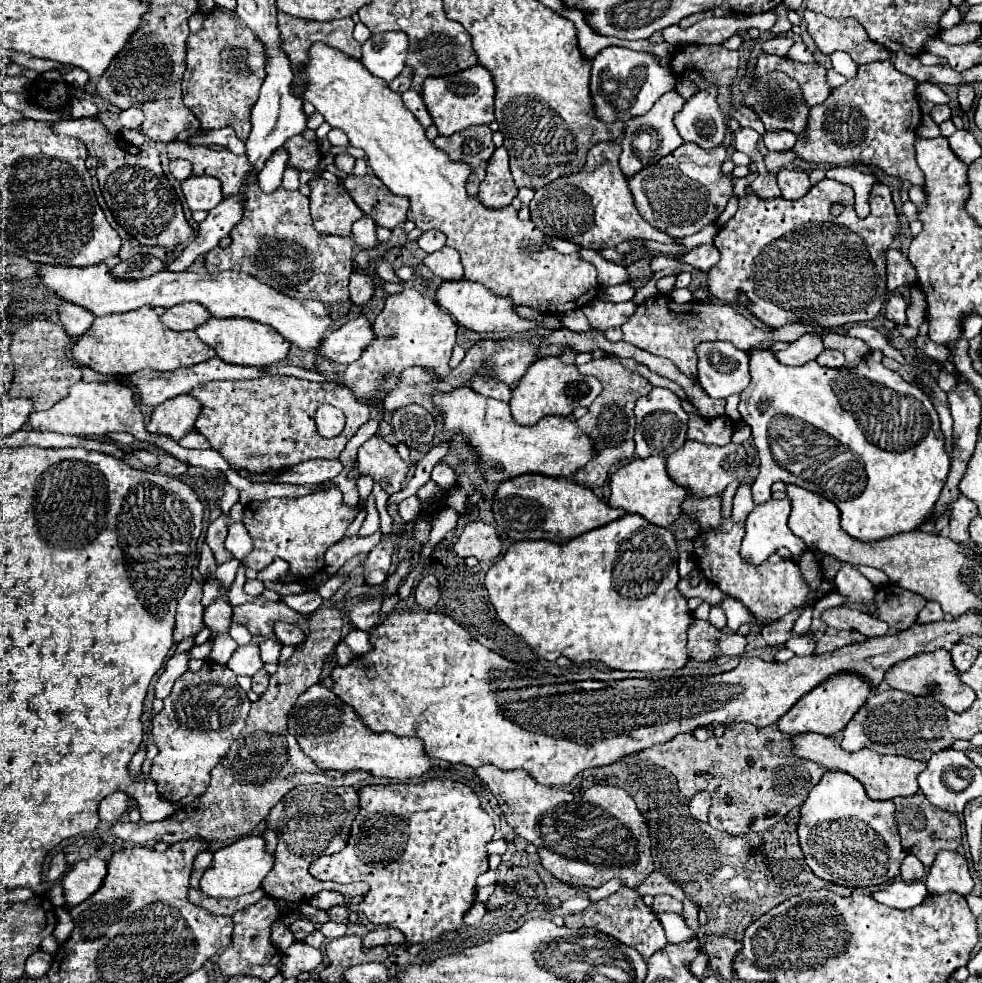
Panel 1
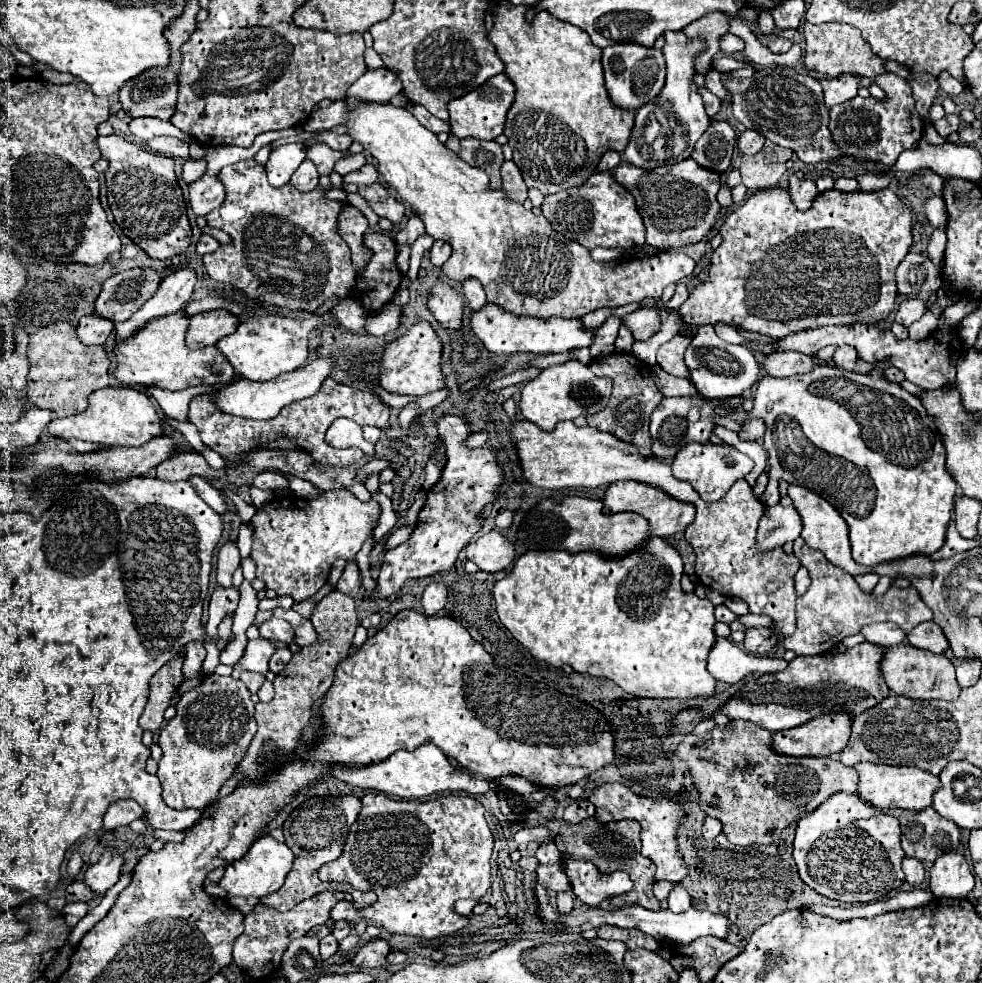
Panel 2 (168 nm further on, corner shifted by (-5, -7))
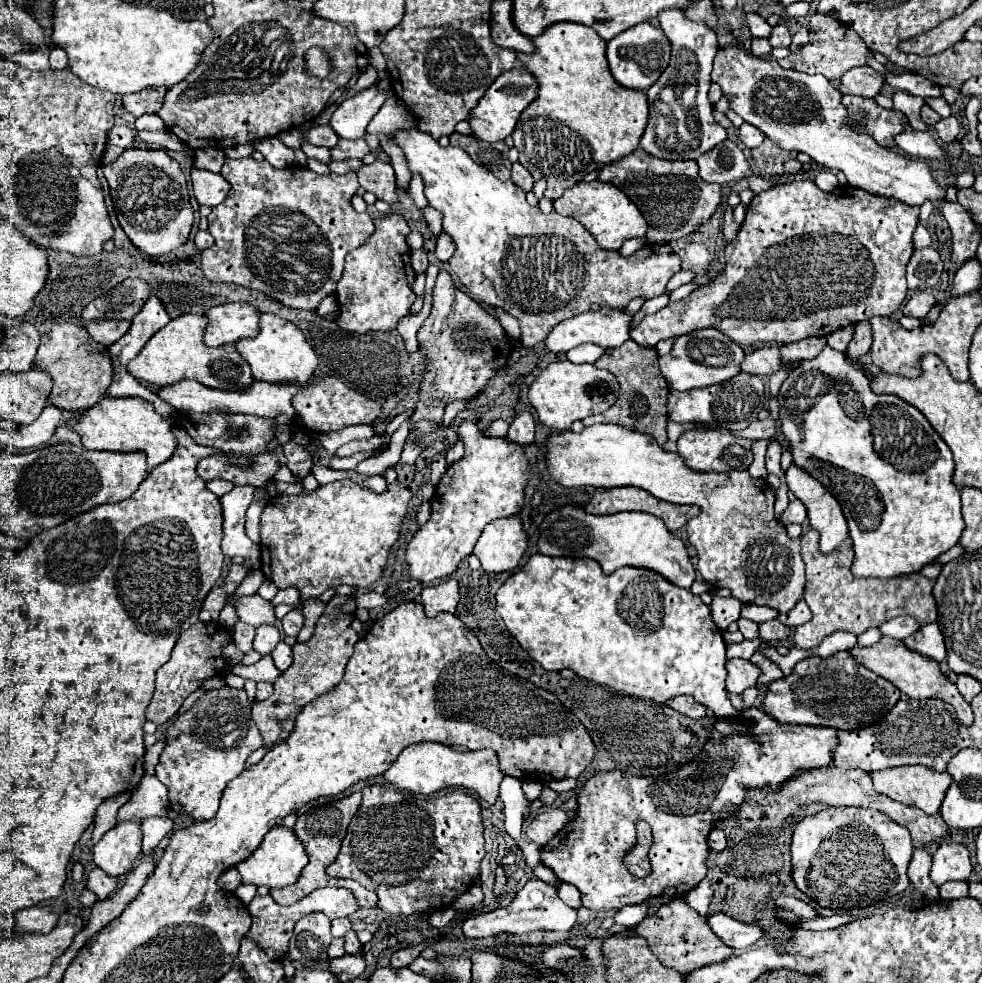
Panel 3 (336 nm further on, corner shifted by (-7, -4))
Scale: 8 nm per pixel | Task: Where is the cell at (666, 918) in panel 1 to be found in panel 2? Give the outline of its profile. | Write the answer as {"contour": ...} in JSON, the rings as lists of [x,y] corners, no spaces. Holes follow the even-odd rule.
{"contour":[[[535,884],[533,886],[533,892],[535,892],[535,900],[537,900],[537,914],[543,922],[547,924],[563,924],[563,926],[571,926],[571,928],[579,928],[581,924],[589,922],[593,924],[595,928],[599,926],[617,926],[617,928],[639,928],[643,930],[645,934],[653,936],[655,940],[663,942],[663,940],[671,940],[671,942],[679,942],[679,944],[689,944],[691,940],[695,938],[701,938],[701,936],[717,936],[721,940],[727,940],[729,936],[729,922],[723,914],[715,914],[715,912],[709,912],[709,910],[699,910],[699,908],[689,908],[687,912],[681,912],[681,914],[673,914],[669,910],[659,910],[659,912],[651,912],[639,904],[629,904],[629,906],[623,906],[623,908],[589,908],[577,916],[565,916],[565,914],[559,914],[555,912],[555,908],[549,904],[549,898],[545,896],[547,890],[541,886],[541,884]]]}

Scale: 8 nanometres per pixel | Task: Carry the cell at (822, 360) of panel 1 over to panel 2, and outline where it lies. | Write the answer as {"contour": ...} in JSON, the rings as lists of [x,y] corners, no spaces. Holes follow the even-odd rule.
{"contour":[[[839,346],[835,350],[835,362],[839,368],[845,368],[845,370],[853,370],[855,368],[855,362],[857,362],[857,350],[851,348],[851,346]]]}

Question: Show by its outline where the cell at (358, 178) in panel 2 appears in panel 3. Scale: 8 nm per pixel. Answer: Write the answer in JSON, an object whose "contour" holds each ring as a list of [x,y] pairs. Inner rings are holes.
{"contour":[[[245,157],[225,159],[221,175],[229,181],[231,191],[227,199],[213,207],[207,217],[209,233],[215,237],[215,245],[201,253],[203,275],[215,283],[235,283],[245,289],[261,291],[271,299],[281,301],[285,307],[315,311],[321,299],[335,293],[347,251],[363,245],[365,239],[369,239],[369,235],[375,231],[369,213],[357,213],[351,207],[351,197],[359,187],[355,171],[345,175],[317,175],[299,165],[275,169],[267,161]]]}

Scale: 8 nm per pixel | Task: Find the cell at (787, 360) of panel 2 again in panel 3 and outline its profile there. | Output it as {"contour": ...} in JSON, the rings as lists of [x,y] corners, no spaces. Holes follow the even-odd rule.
{"contour":[[[761,347],[745,355],[741,369],[745,373],[753,373],[759,377],[771,377],[781,369],[781,355],[779,347]]]}

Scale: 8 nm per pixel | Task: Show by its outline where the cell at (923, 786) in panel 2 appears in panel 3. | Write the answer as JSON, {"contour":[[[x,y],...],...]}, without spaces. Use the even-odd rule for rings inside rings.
{"contour":[[[909,765],[909,767],[893,767],[893,769],[883,769],[877,773],[871,773],[873,779],[873,789],[881,795],[891,797],[893,801],[911,805],[911,807],[919,807],[921,811],[933,815],[939,811],[941,801],[951,785],[951,777],[949,773],[937,773],[929,767],[923,765]]]}

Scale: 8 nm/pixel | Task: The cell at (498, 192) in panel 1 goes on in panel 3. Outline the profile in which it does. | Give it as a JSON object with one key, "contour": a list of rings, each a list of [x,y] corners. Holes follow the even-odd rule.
{"contour":[[[513,163],[511,181],[513,181],[517,187],[525,189],[525,191],[531,191],[531,187],[533,187],[533,183],[535,183],[535,179],[531,177],[531,173],[529,173],[525,167],[521,167],[519,163]]]}

